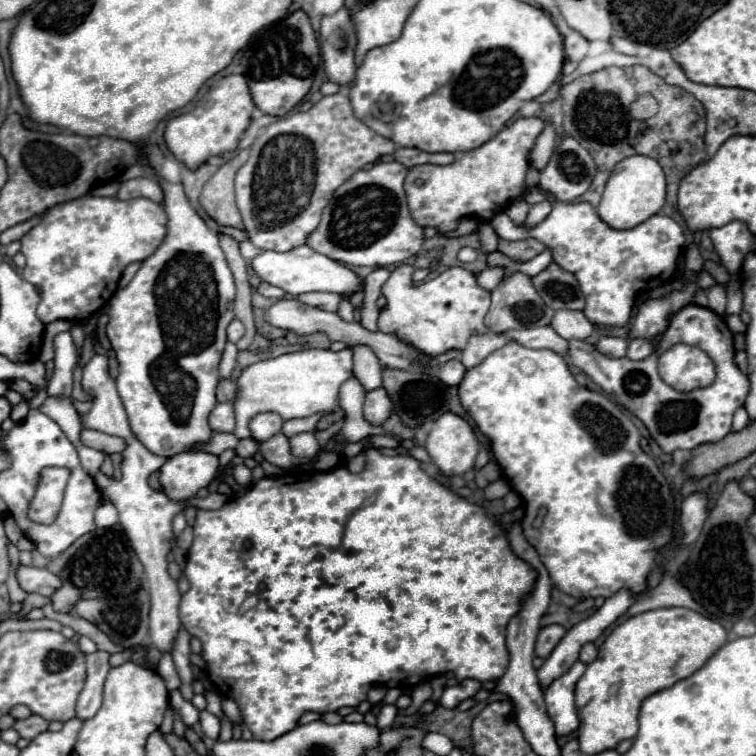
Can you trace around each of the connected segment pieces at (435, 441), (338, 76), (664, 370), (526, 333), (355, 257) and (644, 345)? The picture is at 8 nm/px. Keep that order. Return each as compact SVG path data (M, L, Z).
M447 412L447 416L435 420L425 450L445 476L461 476L473 468L479 442L463 418Z
M341 8L333 16L321 18L319 42L321 42L321 56L327 78L347 88L357 68L355 66L357 34L347 8Z
M675 344L659 356L659 376L679 392L701 388L715 380L715 366L711 358L687 344Z
M551 326L543 328L529 328L529 330L519 330L519 332L507 332L513 340L527 348L549 348L561 356L569 356L569 342L561 338Z
M375 162L367 170L357 170L345 180L323 210L319 226L307 236L307 246L349 266L393 266L415 256L425 242L419 226L407 208L403 180L407 168L399 162Z
M635 338L635 340L629 342L625 356L627 356L629 360L643 360L643 358L647 358L649 354L653 354L653 344L647 342L647 340Z

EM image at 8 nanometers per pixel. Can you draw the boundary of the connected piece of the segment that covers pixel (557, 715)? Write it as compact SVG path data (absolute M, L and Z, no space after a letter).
M577 660L563 676L555 678L543 690L547 716L553 720L557 736L567 736L579 728L579 716L575 710L575 684L583 676L585 668L587 666Z

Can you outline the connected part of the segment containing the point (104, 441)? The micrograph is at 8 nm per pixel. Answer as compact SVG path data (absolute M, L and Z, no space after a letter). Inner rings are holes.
M83 428L81 440L83 440L85 446L107 452L107 454L123 452L125 446L127 446L125 440L119 438L119 436L109 436L109 434L103 434L103 432L97 432L97 430L89 430L89 428Z

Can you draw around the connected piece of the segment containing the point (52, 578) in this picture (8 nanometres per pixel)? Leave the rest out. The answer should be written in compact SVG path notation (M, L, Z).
M19 566L17 578L25 592L39 592L43 596L51 596L57 588L61 588L61 578L53 572L49 572L47 568Z

